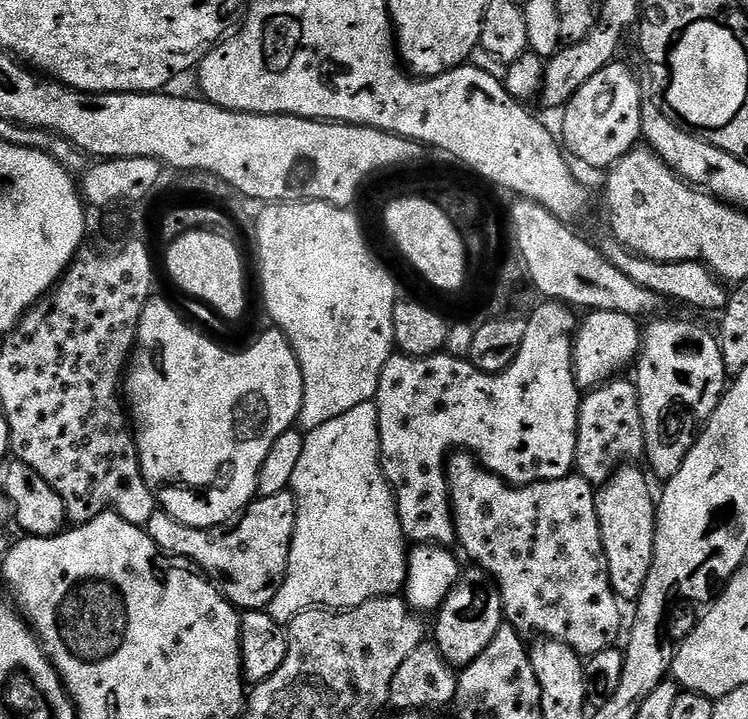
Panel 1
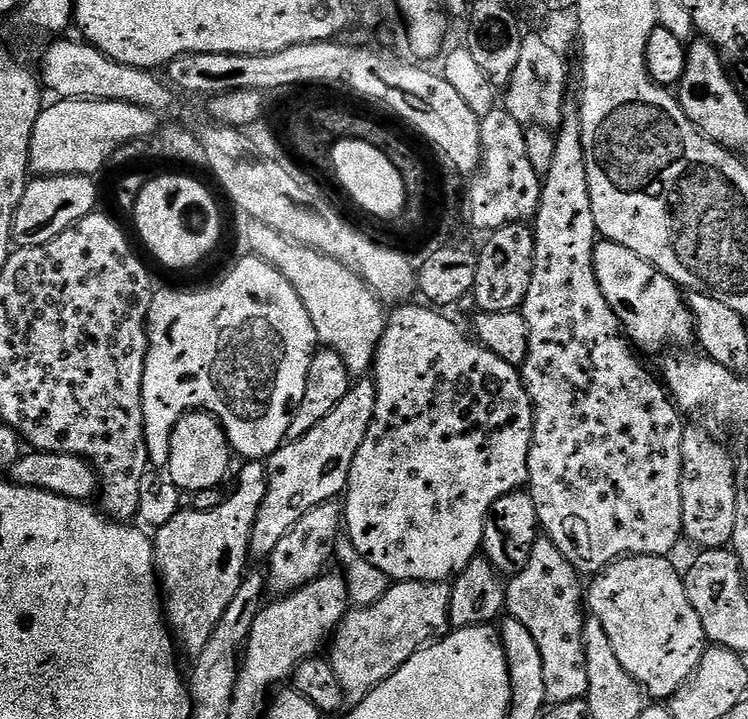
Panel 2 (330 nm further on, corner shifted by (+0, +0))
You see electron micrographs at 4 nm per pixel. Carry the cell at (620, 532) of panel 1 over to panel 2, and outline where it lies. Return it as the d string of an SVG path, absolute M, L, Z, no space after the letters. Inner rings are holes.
M622 556L602 572L595 573L591 577L592 585L589 583L586 588L586 608L597 620L602 622L602 630L606 630L606 638L610 638L610 646L614 646L614 654L618 654L618 662L622 662L622 667L626 669L626 674L640 683L641 688L653 701L664 702L681 688L685 682L694 674L694 670L702 662L706 651L706 637L702 630L702 622L698 619L698 613L694 611L694 606L690 606L690 598L686 594L684 577L681 569L676 569L672 565L673 561L666 556Z

